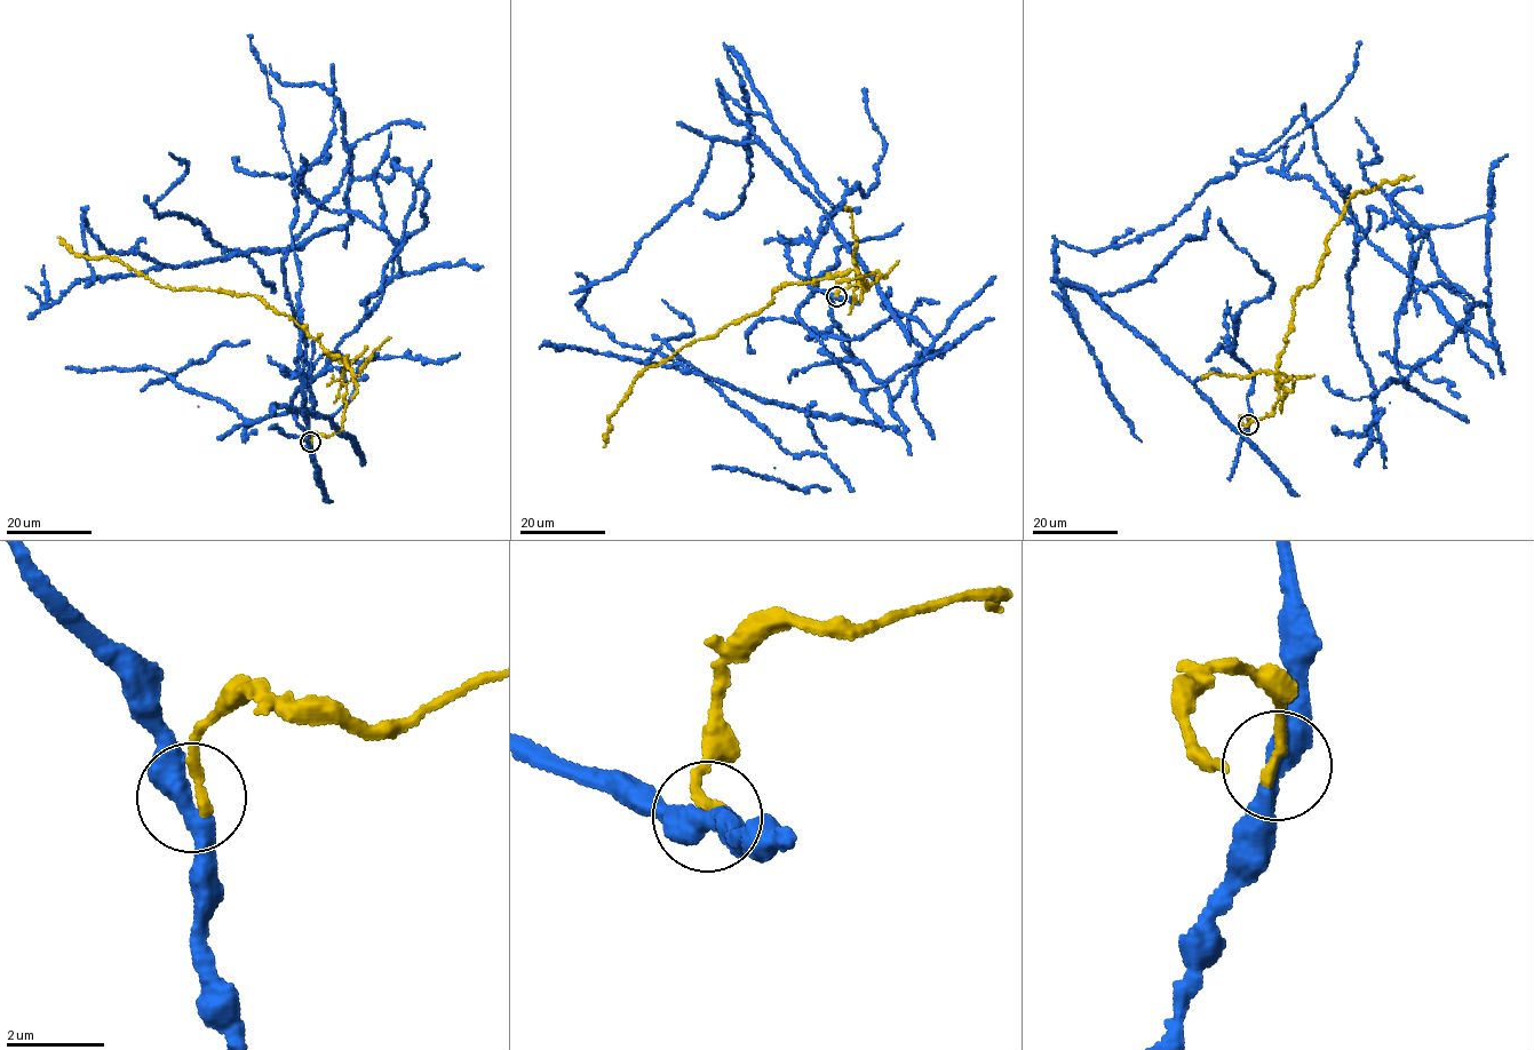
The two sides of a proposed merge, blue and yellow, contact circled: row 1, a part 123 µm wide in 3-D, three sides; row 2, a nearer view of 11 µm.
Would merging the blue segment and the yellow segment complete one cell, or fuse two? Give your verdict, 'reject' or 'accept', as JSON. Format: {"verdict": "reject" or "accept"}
{"verdict": "reject"}

